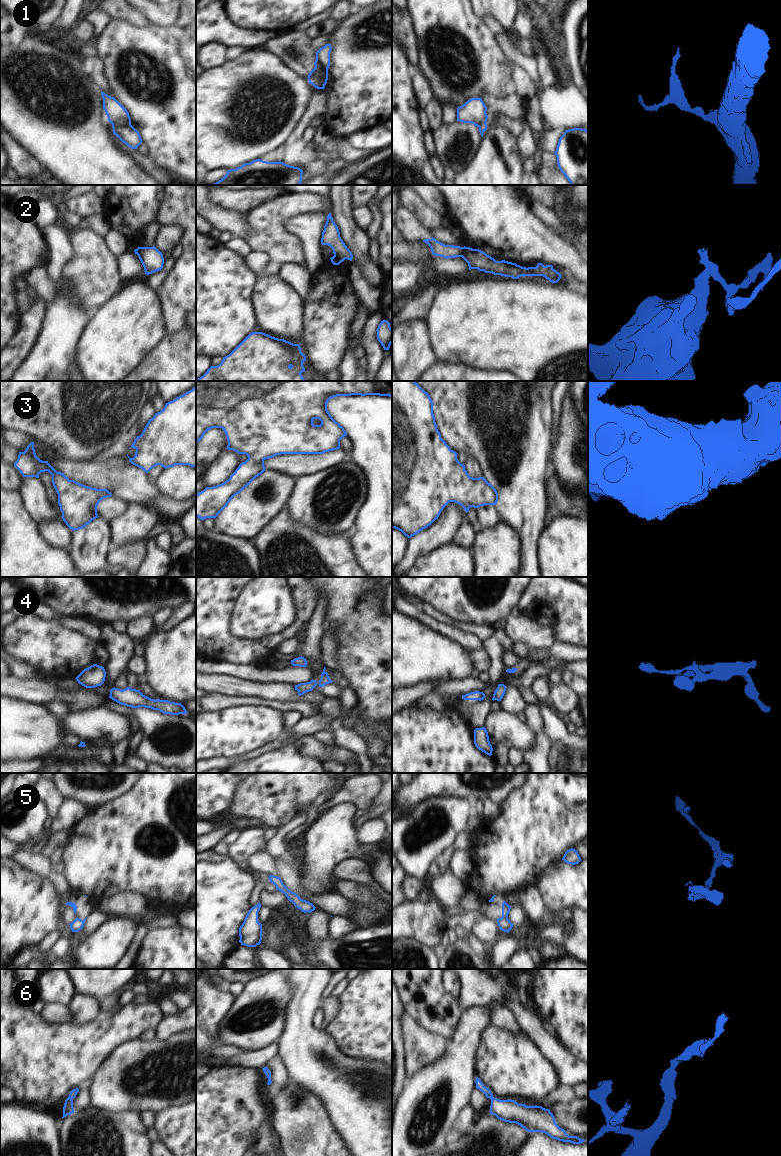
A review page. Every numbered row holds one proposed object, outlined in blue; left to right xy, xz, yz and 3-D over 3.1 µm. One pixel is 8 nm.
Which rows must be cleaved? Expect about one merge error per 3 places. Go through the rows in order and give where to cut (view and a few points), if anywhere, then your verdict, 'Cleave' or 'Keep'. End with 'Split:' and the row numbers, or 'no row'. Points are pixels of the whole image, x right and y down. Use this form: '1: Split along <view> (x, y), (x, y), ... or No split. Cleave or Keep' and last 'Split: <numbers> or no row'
1: Split along xz (316, 59), (323, 69), (323, 75), (319, 79). Cleave
2: Split along yz (463, 247), (465, 258), (472, 268). Cleave
3: No split. Keep
4: No split. Keep
5: Split along yz (507, 917), (497, 920). Cleave
6: No split. Keep
Split: 1, 2, 5.

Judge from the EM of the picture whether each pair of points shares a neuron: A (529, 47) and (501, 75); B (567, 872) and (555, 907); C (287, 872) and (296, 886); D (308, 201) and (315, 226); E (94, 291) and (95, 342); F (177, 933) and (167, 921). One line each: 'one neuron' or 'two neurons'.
A: two neurons
B: one neuron
C: one neuron
D: two neurons
E: two neurons
F: two neurons

